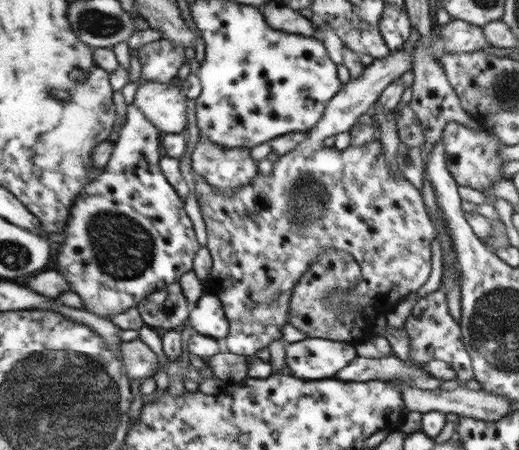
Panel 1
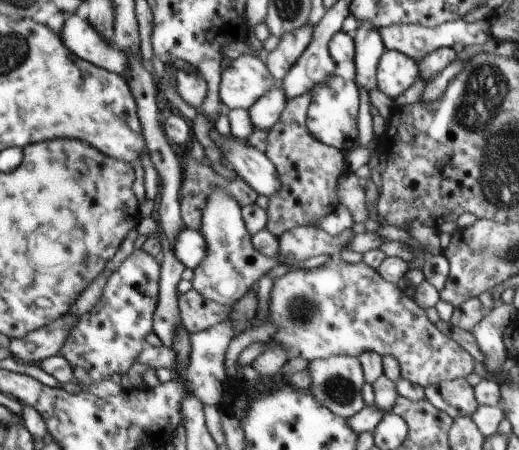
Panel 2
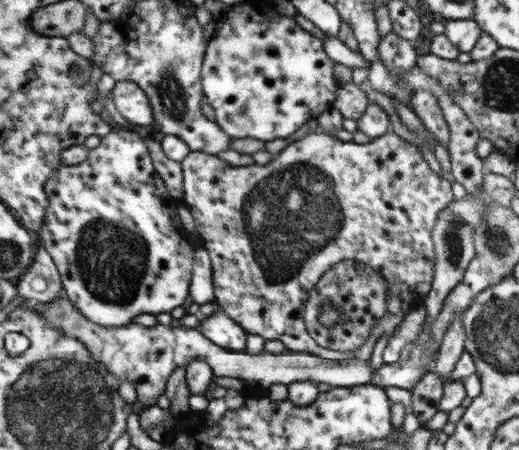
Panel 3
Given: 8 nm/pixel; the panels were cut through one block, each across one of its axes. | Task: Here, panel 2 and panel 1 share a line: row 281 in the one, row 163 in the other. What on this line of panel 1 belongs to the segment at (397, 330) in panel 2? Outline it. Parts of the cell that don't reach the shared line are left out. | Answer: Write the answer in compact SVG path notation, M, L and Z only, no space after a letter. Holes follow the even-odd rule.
M406 48L396 49L386 58L375 59L362 72L362 76L351 78L348 84L342 86L319 124L306 132L308 138L288 154L279 155L270 176L259 173L252 178L252 184L242 186L232 194L220 194L200 174L193 175L198 204L206 225L206 246L214 259L209 284L204 291L219 297L226 310L230 331L221 345L227 352L252 357L256 352L270 347L272 342L282 340L280 330L287 322L294 285L320 258L324 249L334 248L350 253L359 261L363 271L363 280L355 290L348 294L332 292L328 296L332 309L354 308L362 312L366 307L374 307L376 302L394 308L402 298L406 298L408 292L416 292L428 280L434 223L428 218L424 191L416 188L412 180L406 179L399 168L398 172L392 172L392 166L388 166L384 158L384 144L378 138L364 146L349 145L343 151L324 145L328 136L349 131L358 117L370 111L388 84L404 72L412 71L413 66L414 49L410 52Z

